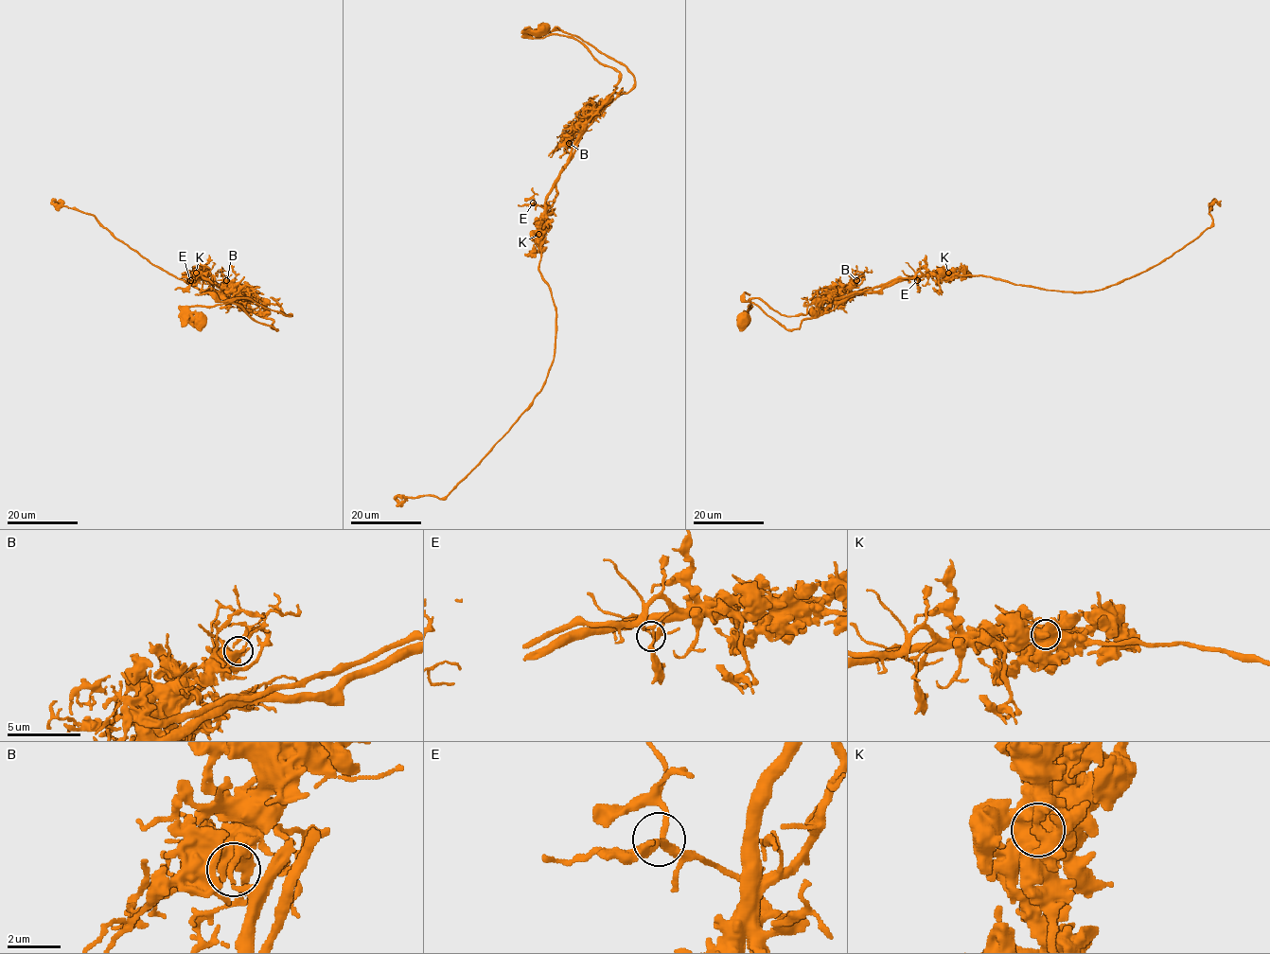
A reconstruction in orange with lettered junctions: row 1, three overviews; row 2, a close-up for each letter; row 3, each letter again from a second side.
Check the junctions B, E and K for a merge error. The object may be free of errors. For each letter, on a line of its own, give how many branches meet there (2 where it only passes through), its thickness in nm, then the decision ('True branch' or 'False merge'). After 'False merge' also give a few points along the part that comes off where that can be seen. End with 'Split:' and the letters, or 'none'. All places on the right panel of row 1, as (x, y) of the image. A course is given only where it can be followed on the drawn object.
B: Branches: 2. Thickness 550 nm. True branch
E: Branches: 4. Thickness 280 nm. True branch
K: Branches: 2. Thickness 950 nm. False merge. Course of the part to remove: (948, 273), (918, 272), (826, 297), (797, 316), (782, 315), (761, 299), (746, 301), (744, 293), (749, 294)
Split: K

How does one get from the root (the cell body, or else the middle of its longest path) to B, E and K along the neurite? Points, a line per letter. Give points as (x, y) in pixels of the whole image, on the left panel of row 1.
B: (202, 319), (190, 306), (235, 303), (255, 320), (276, 330), (271, 319), (251, 312), (226, 280)
E: (202, 319), (190, 306), (235, 303), (276, 330), (271, 319), (251, 312), (213, 281), (200, 275), (190, 280)
K: (202, 319), (190, 306), (235, 303), (255, 320), (276, 330), (271, 319), (251, 312), (232, 293), (195, 273)

